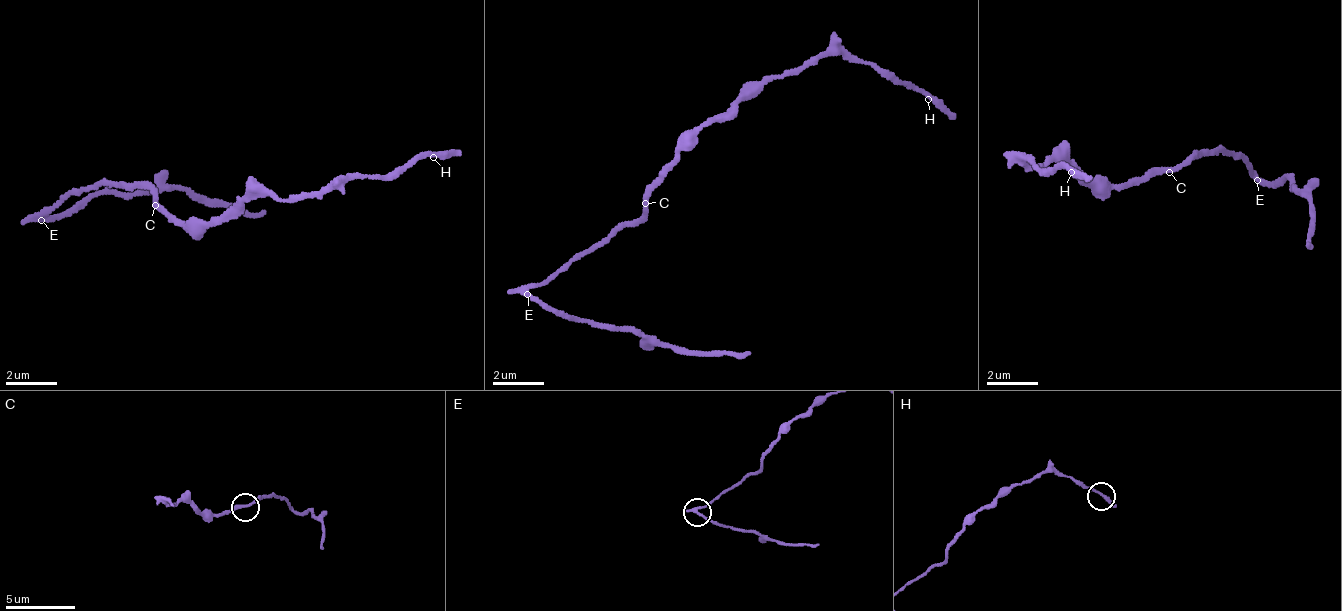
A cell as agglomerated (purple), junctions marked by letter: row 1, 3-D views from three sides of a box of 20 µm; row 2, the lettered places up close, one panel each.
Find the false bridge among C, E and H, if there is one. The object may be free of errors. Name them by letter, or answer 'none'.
E

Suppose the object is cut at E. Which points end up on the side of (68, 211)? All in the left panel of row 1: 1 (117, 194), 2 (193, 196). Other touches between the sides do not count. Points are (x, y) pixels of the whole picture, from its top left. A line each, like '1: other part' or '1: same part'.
1: same part
2: same part

